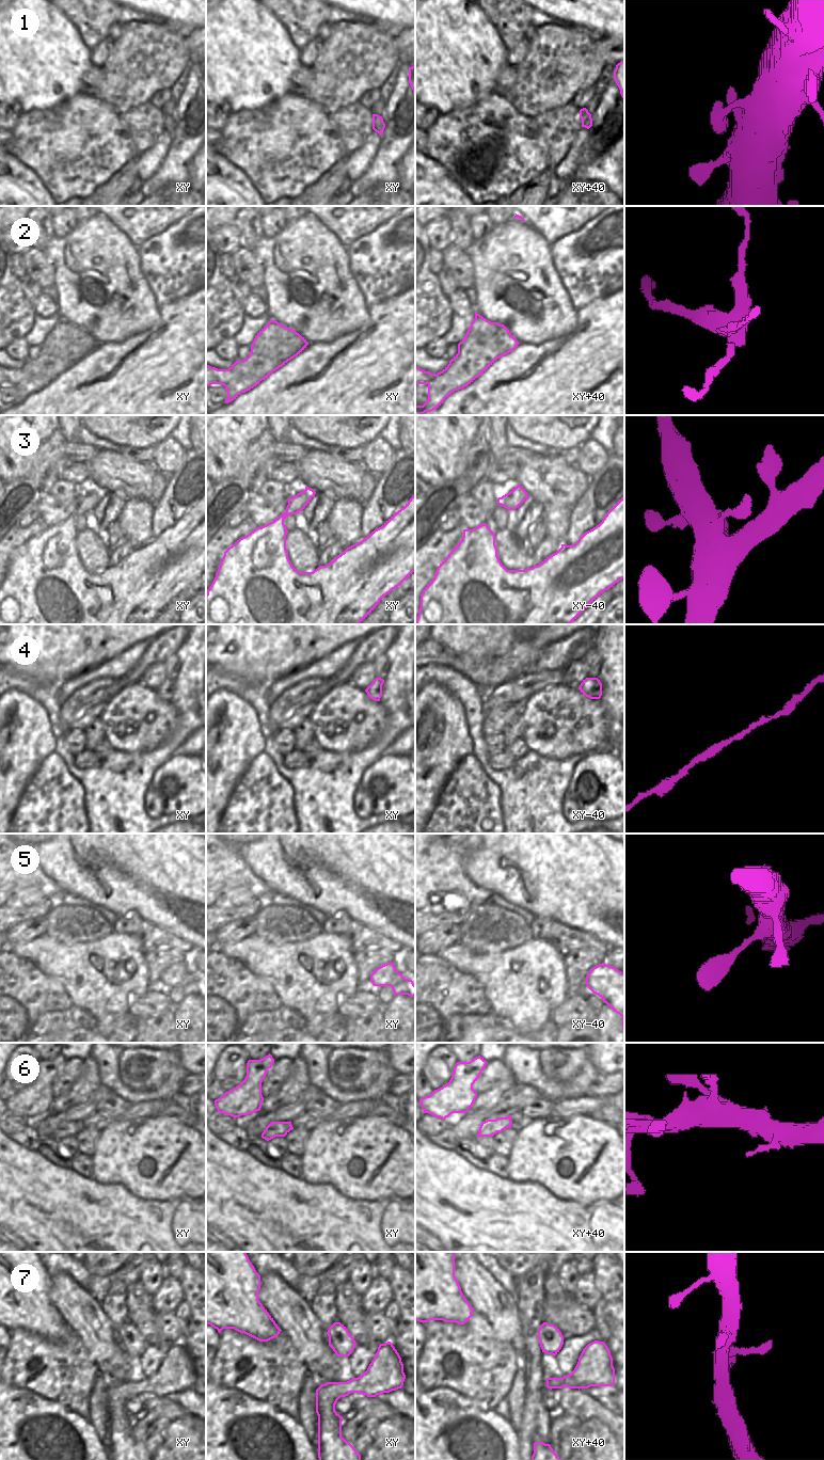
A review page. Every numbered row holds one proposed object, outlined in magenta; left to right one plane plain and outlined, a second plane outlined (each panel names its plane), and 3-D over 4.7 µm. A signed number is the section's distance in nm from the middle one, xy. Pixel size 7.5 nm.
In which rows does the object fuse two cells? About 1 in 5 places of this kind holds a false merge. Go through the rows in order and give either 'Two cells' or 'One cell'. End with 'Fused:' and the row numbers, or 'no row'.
1: One cell
2: Two cells
3: One cell
4: One cell
5: One cell
6: One cell
7: One cell
Fused: 2.

